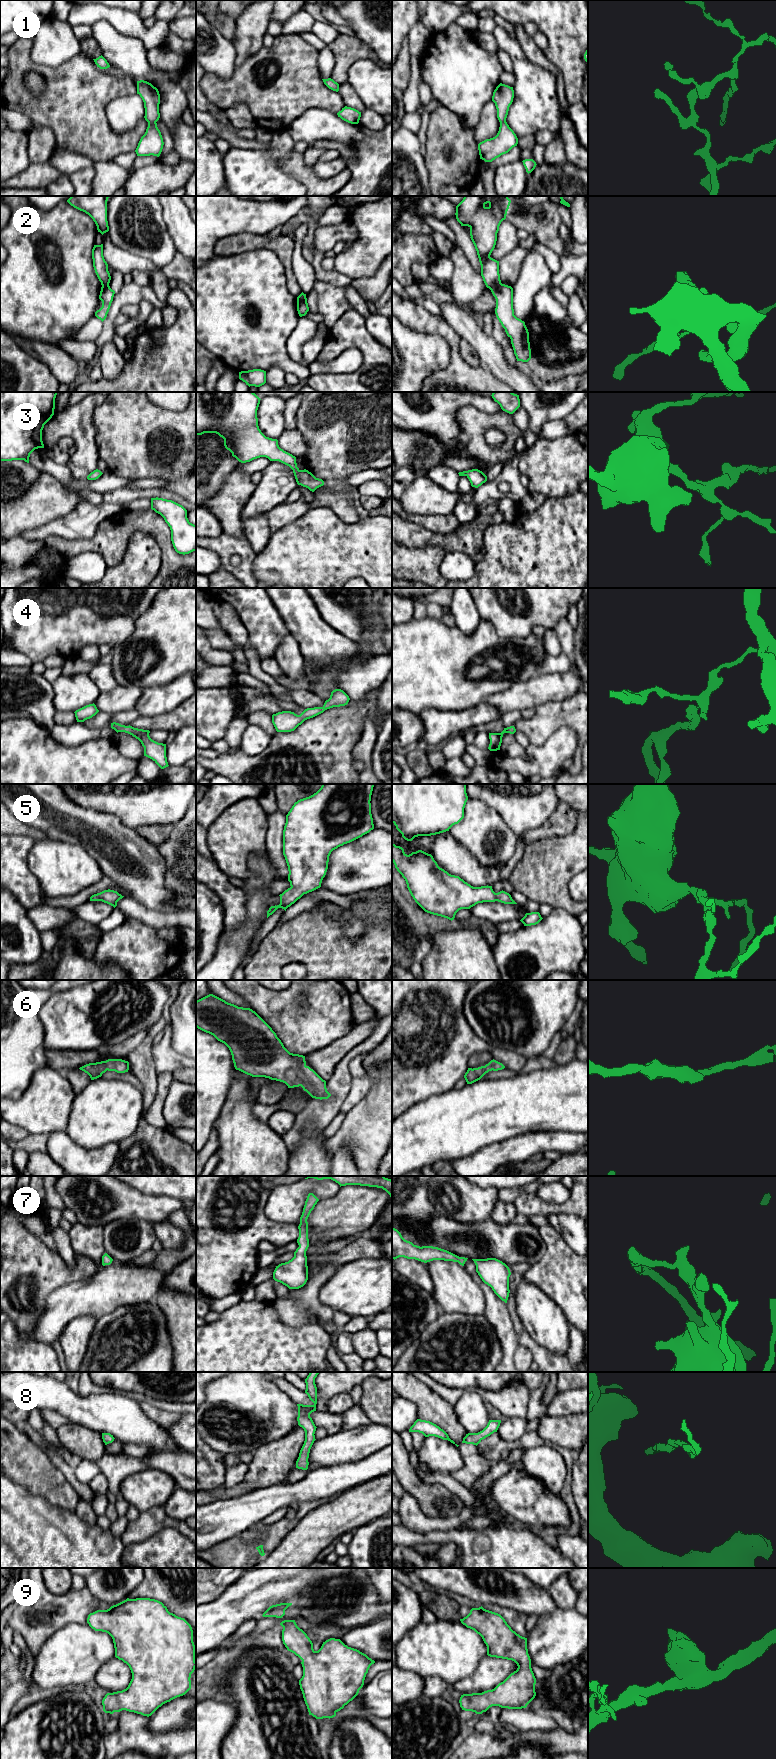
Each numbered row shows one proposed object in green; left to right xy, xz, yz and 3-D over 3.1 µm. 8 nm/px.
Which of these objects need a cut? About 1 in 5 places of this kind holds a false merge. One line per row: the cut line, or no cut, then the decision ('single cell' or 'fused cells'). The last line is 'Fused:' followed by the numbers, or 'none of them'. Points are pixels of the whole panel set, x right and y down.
1: no cut; single cell
2: cut in yz along (501, 283), (491, 290); fused cells
3: no cut; single cell
4: no cut; single cell
5: no cut; single cell
6: no cut; single cell
7: no cut; single cell
8: no cut; single cell
9: no cut; single cell
Fused: 2

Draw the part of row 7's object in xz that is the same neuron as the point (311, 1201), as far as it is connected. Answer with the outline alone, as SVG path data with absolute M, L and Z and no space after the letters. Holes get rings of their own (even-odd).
M313 1193L308 1194L298 1226L299 1237L297 1243L299 1247L294 1252L294 1257L291 1260L279 1264L273 1272L273 1279L289 1289L299 1289L308 1280L306 1251L309 1247L309 1239L307 1219L318 1201L319 1199Z

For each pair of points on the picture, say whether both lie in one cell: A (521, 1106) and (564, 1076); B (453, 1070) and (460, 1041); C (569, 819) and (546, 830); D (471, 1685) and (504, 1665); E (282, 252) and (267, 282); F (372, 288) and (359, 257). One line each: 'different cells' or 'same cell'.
A: same cell
B: same cell
C: same cell
D: same cell
E: different cells
F: different cells

